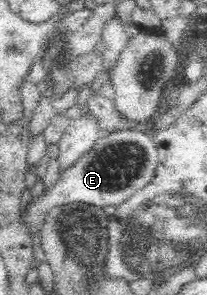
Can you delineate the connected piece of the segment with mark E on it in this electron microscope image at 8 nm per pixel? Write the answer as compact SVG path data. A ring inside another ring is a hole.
M128 131L101 134L90 152L86 152L72 168L64 170L48 192L28 204L26 214L21 215L22 221L26 222L32 234L41 228L50 207L76 203L103 209L106 206L126 204L130 198L154 181L157 166L157 146L152 137Z

